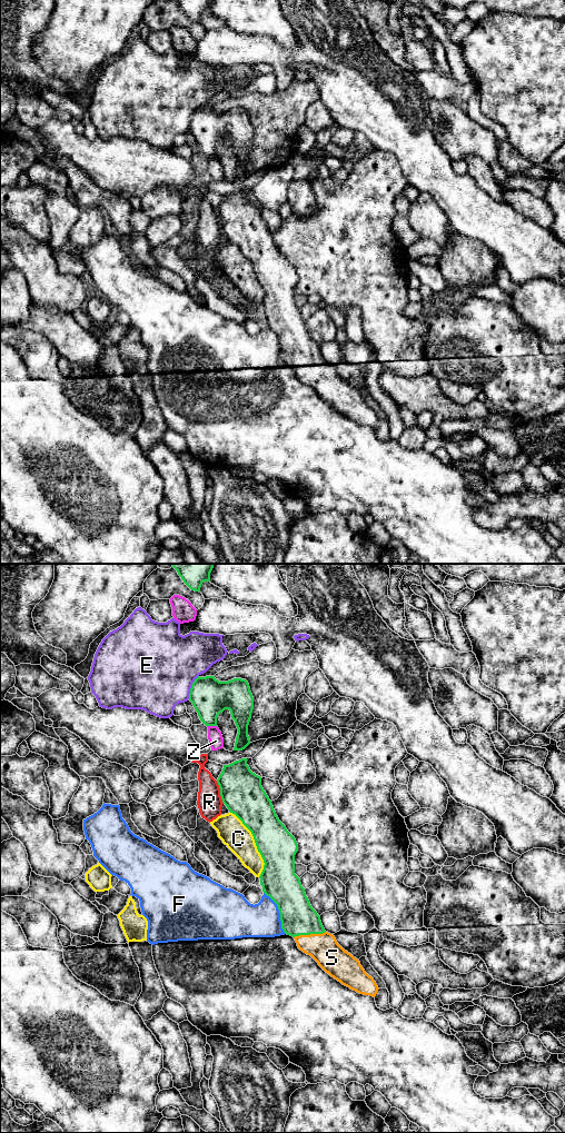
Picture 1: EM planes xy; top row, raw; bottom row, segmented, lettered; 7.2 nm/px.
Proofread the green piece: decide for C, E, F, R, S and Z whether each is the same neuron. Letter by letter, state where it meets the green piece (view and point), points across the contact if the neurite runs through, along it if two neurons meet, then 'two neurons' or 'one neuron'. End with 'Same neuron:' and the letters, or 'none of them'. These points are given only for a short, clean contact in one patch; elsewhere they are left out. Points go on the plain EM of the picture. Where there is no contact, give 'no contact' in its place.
C: contact xy (255, 272); two neurons
E: contact xy (191, 118); two neurons
F: contact xy (279, 343); two neurons
R: contact xy (220, 222); two neurons
S: contact xy (309, 365); way xy (298, 348), (309, 365), (331, 388); one neuron
Z: contact xy (212, 156); two neurons
Same neuron: S

